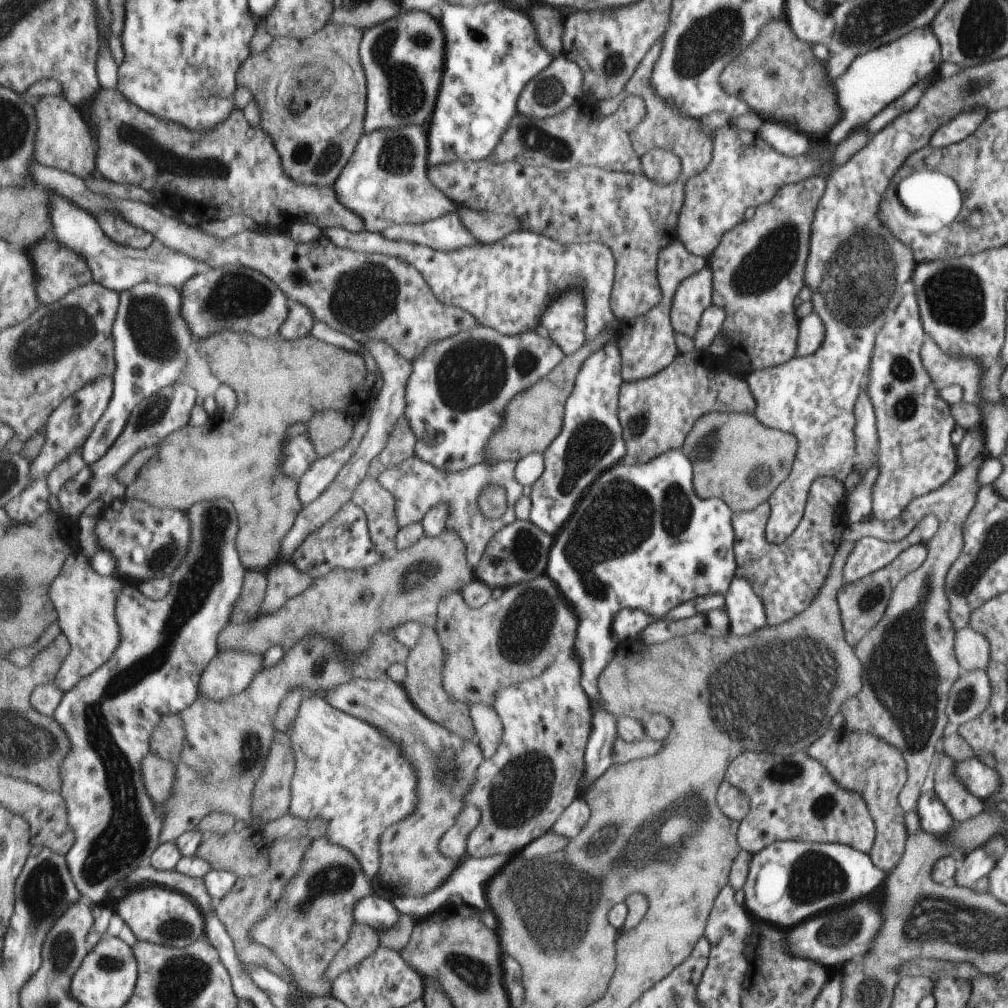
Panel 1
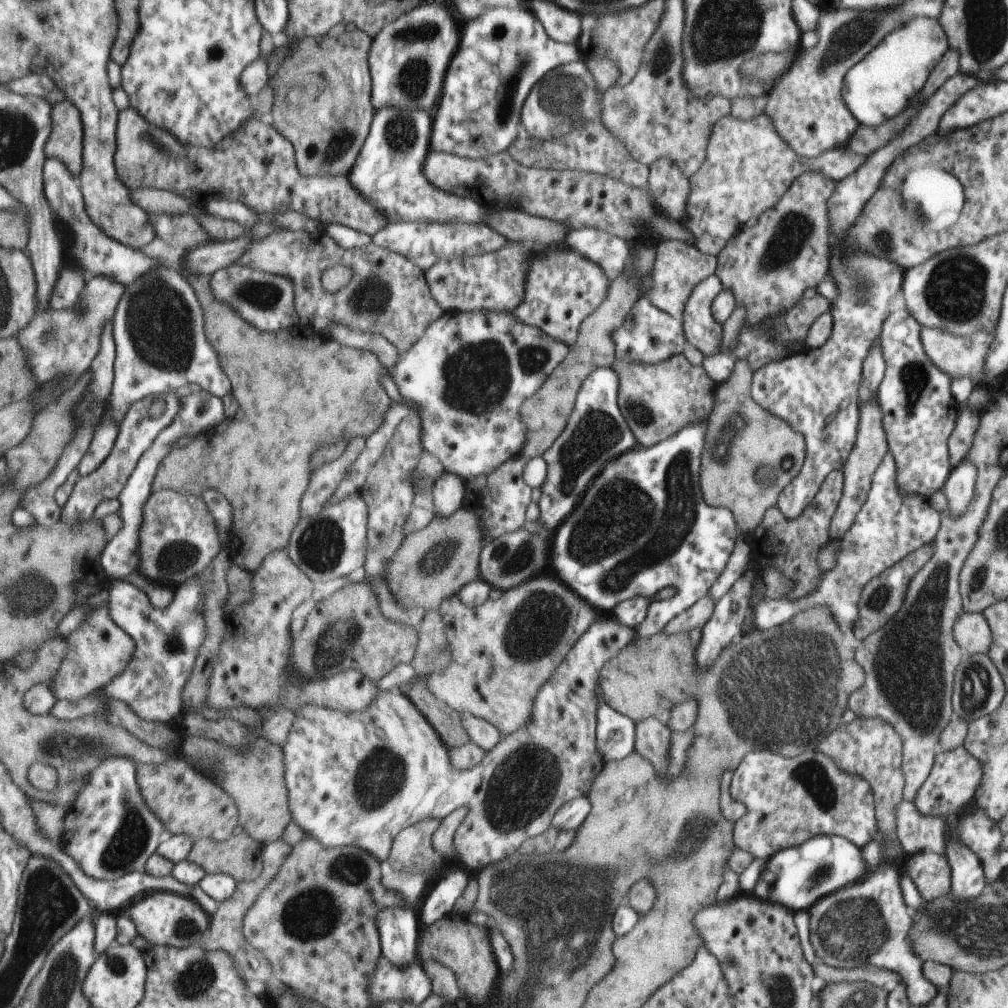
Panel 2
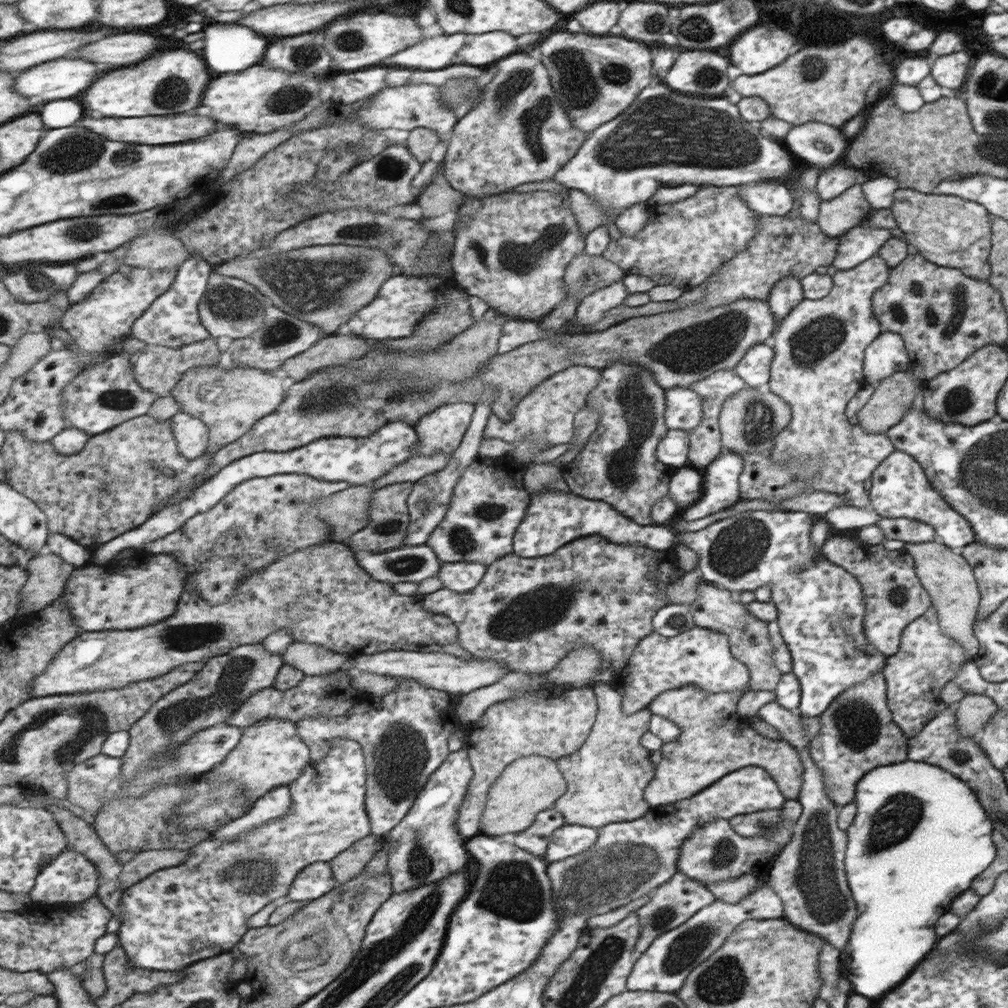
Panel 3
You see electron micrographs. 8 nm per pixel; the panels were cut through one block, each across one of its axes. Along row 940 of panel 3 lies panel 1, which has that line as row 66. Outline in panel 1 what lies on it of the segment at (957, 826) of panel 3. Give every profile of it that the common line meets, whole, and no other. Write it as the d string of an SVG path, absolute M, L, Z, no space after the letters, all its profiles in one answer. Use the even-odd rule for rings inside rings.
M931 26L911 30L903 34L903 38L897 38L885 46L879 46L877 50L871 50L857 62L853 62L853 70L841 78L841 82L831 84L835 88L837 103L843 116L830 135L827 135L827 142L837 145L844 140L851 131L867 125L881 110L886 109L897 98L902 97L917 82L924 81L929 74L934 73L941 63L940 42Z

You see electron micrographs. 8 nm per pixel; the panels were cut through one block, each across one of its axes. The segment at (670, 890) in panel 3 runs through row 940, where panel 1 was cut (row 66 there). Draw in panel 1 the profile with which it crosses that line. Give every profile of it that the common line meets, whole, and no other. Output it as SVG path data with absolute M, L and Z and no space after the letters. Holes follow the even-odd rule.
M658 40L656 45L645 54L633 76L627 80L622 93L611 99L602 100L595 105L599 111L598 114L608 116L616 113L620 103L626 97L641 98L646 112L643 119L629 132L632 150L636 152L637 156L643 156L643 154L657 148L672 151L676 158L680 160L683 179L687 180L696 177L697 174L702 173L708 167L709 162L712 161L711 140L713 140L713 132L717 128L727 126L730 119L729 114L723 112L711 113L709 116L702 118L689 118L688 115L684 115L677 107L665 102L663 98L656 94L652 84L649 83L649 76L651 76L653 66L660 58L661 49L663 48L663 44Z

